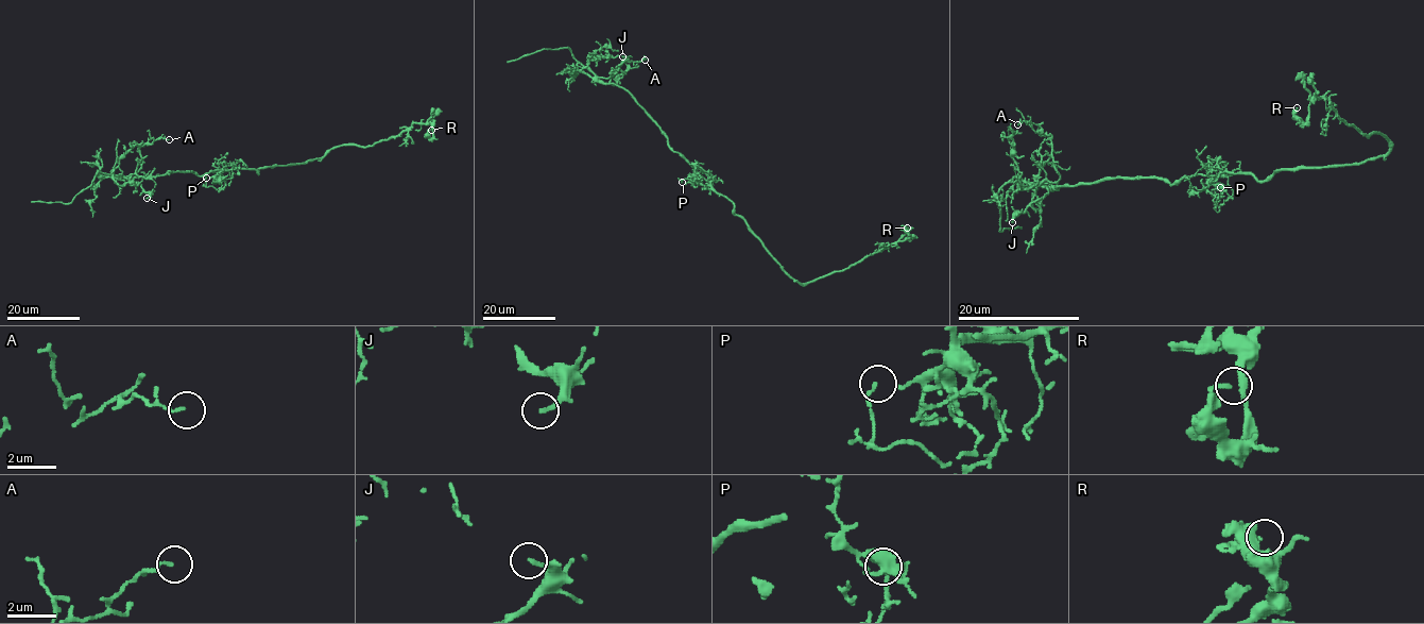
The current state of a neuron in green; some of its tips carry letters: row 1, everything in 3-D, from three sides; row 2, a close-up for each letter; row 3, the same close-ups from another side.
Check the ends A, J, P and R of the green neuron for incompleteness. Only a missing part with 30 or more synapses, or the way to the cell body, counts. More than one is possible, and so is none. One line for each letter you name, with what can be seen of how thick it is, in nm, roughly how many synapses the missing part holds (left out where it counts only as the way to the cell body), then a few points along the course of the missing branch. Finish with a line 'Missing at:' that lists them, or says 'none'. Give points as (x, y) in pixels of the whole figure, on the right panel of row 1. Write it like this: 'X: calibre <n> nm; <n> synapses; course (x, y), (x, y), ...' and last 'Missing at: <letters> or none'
Missing at: none

